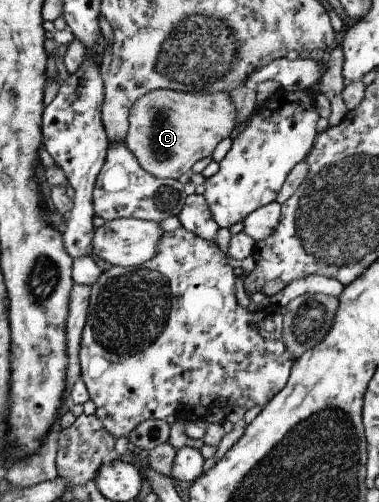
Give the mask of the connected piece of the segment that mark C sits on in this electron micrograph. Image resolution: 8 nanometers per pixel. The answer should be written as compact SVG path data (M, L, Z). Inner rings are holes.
M154 90L139 97L130 108L124 147L134 155L139 168L153 178L178 177L191 170L191 166L211 156L219 141L229 138L236 127L236 108L227 92L201 94Z

